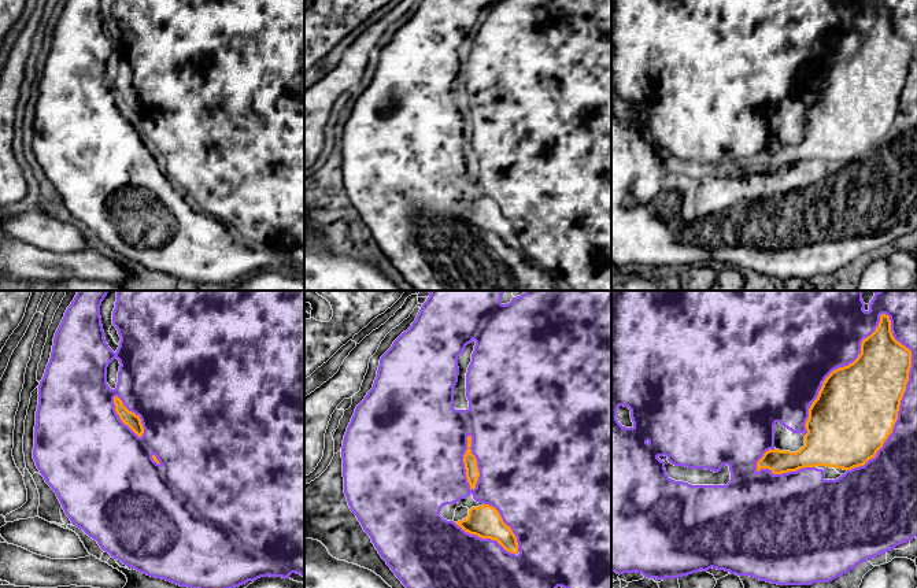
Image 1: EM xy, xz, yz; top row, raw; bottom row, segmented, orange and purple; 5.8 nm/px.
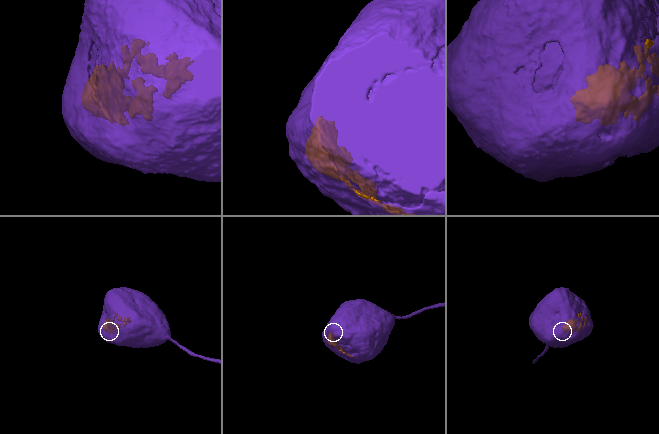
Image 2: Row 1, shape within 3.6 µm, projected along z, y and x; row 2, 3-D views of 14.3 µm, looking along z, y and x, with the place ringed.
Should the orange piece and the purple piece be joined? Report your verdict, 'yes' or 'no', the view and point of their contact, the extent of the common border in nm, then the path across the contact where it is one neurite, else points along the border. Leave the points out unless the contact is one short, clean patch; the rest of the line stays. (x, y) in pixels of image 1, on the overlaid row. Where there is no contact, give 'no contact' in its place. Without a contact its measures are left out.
yes; contact yz (902, 396); length 950 nm

